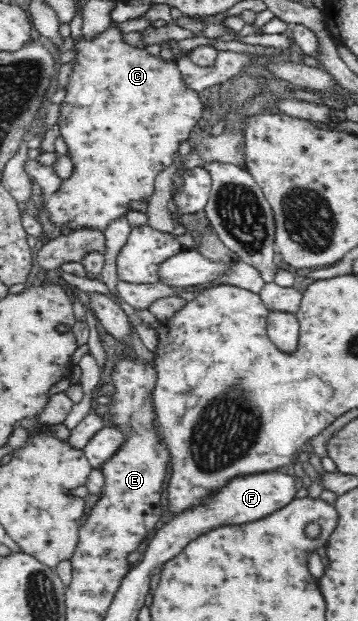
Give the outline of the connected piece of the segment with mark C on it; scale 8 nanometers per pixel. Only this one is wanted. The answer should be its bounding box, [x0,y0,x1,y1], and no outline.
[47,25,201,228]

